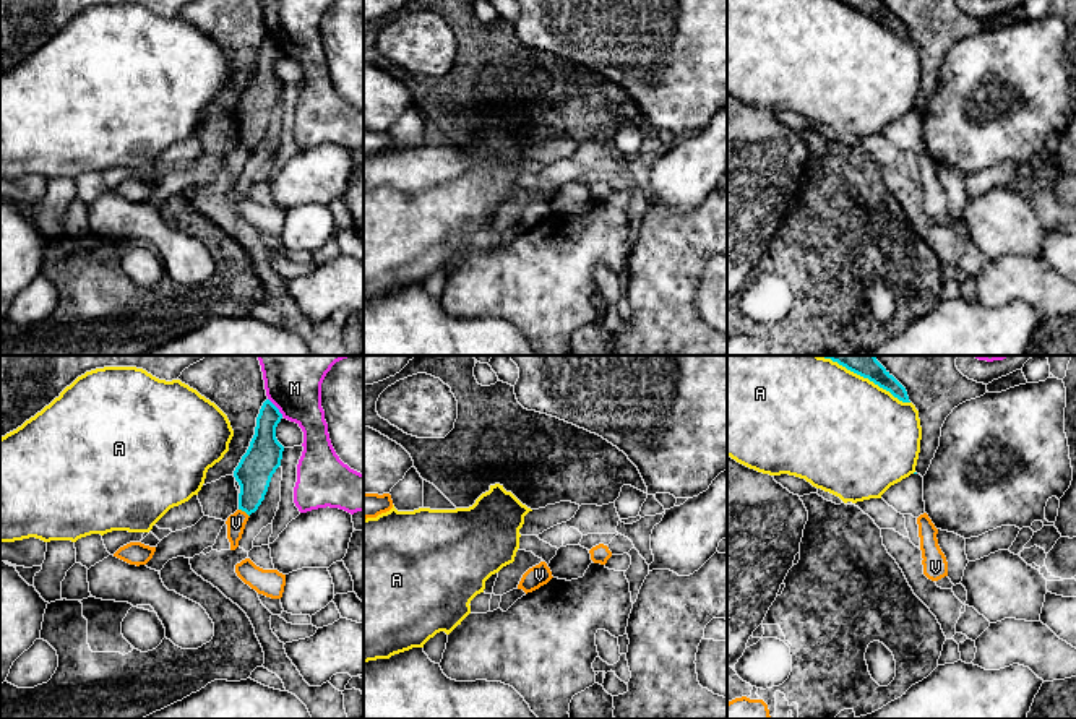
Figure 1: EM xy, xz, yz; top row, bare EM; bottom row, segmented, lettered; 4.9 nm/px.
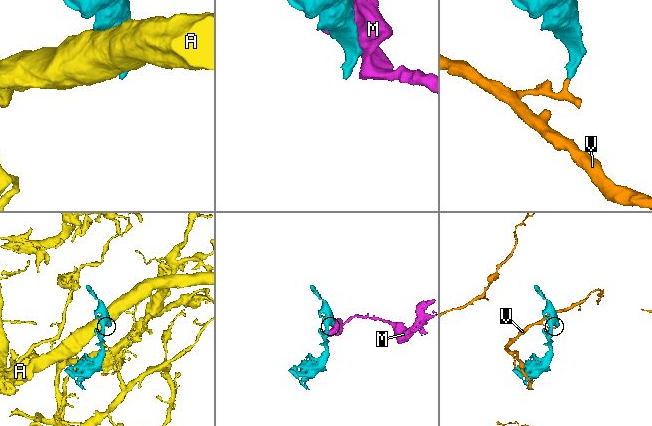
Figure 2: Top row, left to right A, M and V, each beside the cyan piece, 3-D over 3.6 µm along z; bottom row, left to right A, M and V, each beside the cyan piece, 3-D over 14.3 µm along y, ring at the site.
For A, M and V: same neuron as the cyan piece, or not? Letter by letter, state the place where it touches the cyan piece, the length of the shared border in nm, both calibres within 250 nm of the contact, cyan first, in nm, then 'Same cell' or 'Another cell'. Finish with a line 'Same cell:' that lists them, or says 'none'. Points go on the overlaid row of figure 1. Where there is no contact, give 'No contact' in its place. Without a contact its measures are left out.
A: Touches cyan at yz (864, 377). Shared border 500 nm. Thickness 160 nm (cyan) against 500 nm. Another cell
M: Touches cyan at xy (276, 408). Shared border 120 nm. Thickness 180 nm (cyan) against 340 nm. Another cell
V: Touches cyan at xy (244, 510). Shared border 70 nm. Thickness 180 nm (cyan) against 100 nm. Another cell
Same cell: none

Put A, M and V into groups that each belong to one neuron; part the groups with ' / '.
A / M / V

